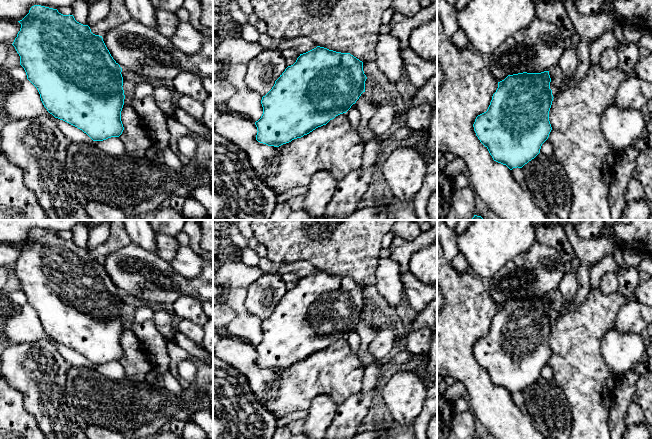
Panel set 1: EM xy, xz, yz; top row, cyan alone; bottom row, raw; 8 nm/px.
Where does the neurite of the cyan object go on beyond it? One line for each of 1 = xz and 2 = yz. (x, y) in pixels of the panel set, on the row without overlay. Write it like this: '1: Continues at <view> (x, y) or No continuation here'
1: No continuation here
2: No continuation here

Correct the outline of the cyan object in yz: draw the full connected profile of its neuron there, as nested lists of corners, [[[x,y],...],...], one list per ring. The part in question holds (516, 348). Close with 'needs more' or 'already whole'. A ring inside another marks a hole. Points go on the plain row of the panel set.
[[[549,295],[508,299],[504,304],[498,306],[498,312],[492,320],[487,335],[478,339],[473,348],[476,360],[488,373],[494,385],[506,389],[512,394],[517,391],[522,392],[540,377],[542,368],[548,363],[552,354],[549,335],[554,321],[550,313],[550,306]]]; already whole

